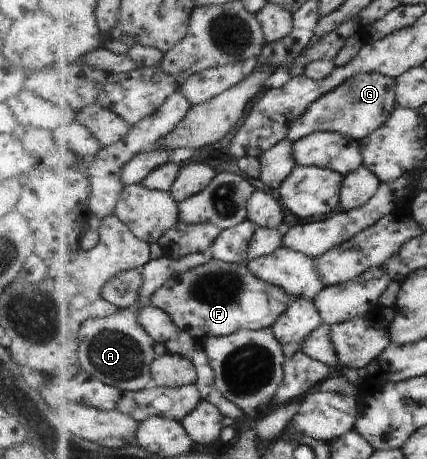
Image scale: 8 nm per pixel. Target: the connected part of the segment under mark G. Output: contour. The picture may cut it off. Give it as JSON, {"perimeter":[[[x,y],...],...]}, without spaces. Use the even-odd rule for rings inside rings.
{"perimeter":[[[379,72],[360,73],[346,79],[338,88],[319,98],[302,117],[295,120],[290,126],[287,138],[295,142],[318,131],[332,131],[363,141],[375,130],[386,125],[399,105],[397,88],[394,86],[396,82],[397,79]]]}

